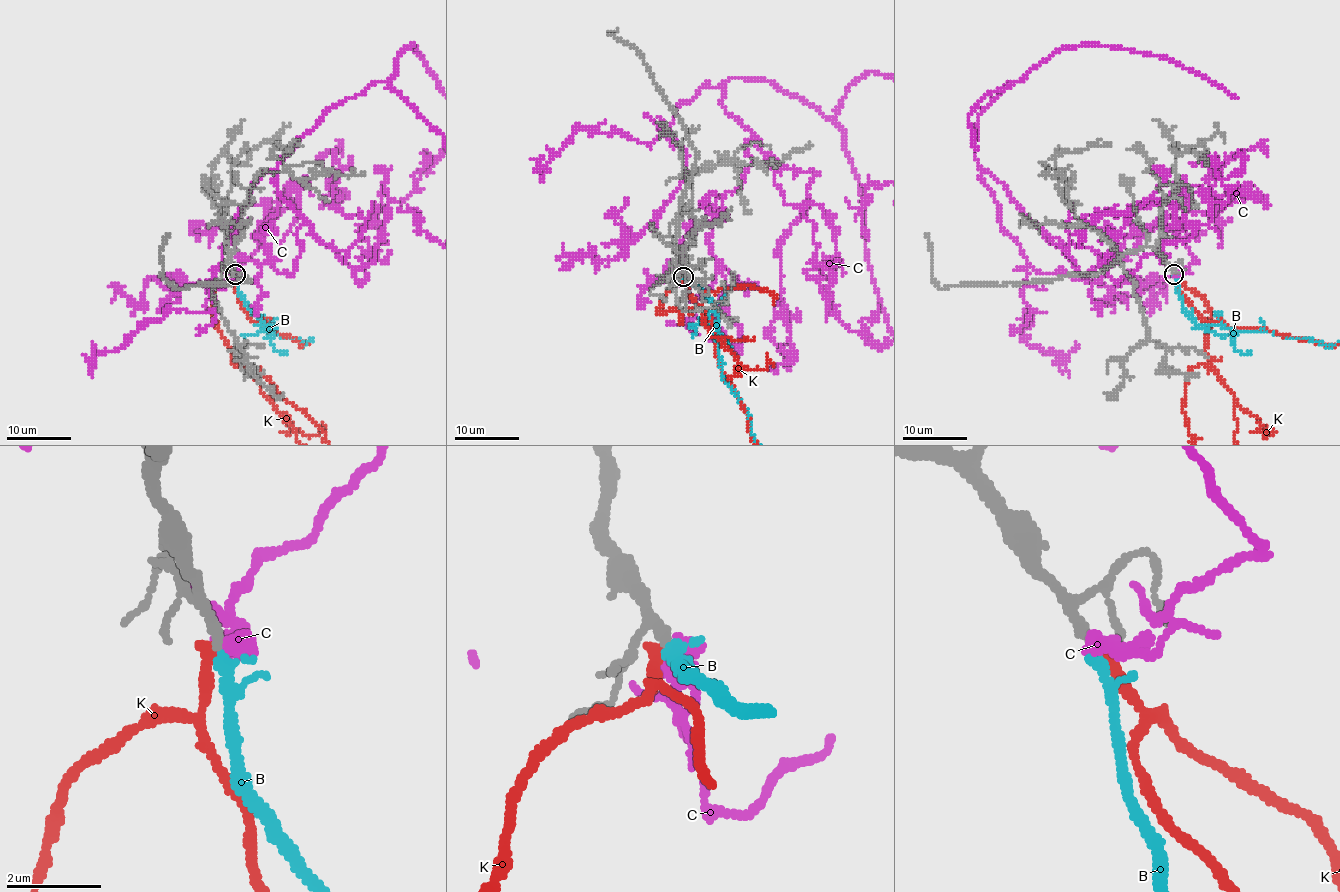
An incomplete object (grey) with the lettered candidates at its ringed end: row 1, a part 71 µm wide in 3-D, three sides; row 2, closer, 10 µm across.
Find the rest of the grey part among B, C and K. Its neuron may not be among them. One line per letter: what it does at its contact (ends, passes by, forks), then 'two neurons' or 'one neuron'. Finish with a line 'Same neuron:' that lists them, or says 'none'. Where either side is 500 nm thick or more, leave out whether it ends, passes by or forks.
B: it passes by; one neuron
C: it ends; two neurons
K: it ends; two neurons
Same neuron: B

